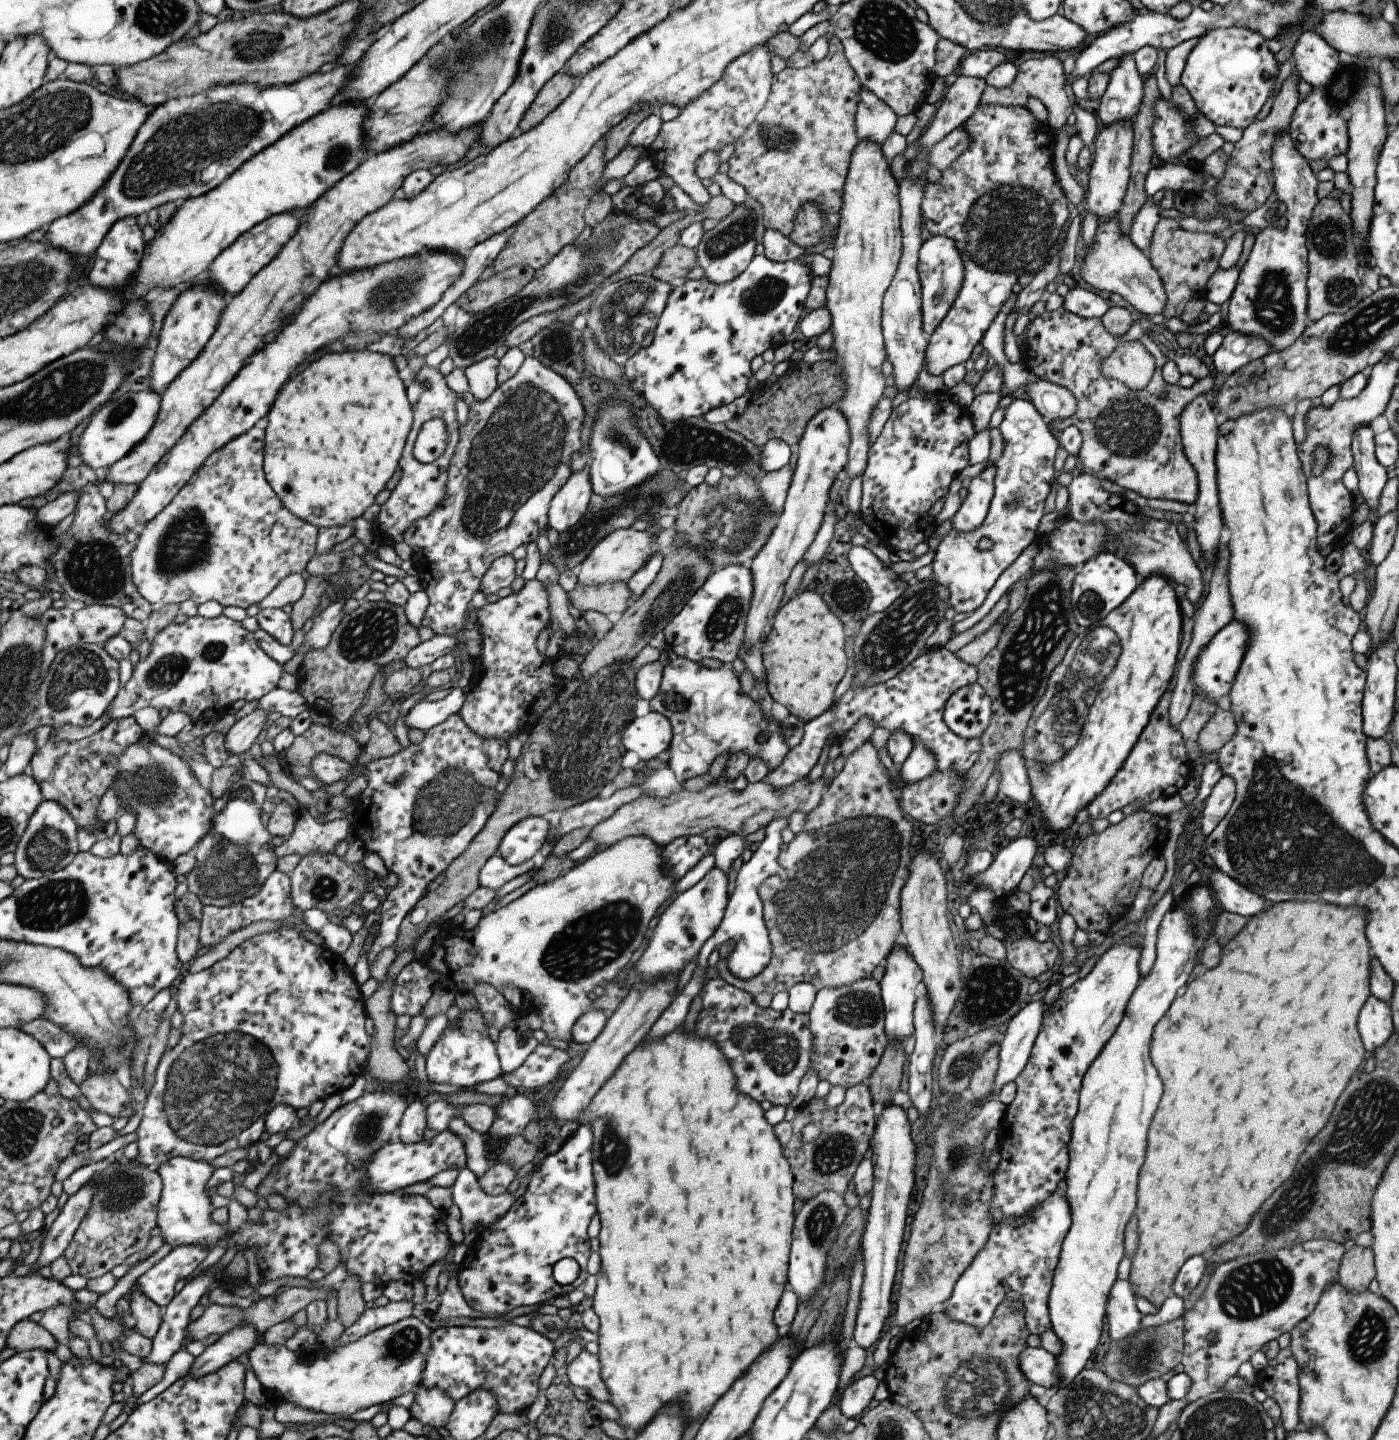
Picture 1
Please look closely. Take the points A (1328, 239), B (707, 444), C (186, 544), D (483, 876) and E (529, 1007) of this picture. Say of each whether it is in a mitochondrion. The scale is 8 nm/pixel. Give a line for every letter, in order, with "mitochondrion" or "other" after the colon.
A: mitochondrion
B: mitochondrion
C: mitochondrion
D: other
E: other

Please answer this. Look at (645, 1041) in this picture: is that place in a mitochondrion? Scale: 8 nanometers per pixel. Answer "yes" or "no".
no

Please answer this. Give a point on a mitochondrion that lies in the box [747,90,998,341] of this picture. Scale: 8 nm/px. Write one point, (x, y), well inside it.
(773, 136)

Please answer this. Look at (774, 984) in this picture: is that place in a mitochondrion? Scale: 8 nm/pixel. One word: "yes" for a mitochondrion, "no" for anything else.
no

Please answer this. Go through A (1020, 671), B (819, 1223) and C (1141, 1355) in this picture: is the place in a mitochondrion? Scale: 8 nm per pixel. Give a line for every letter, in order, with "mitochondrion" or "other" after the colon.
A: mitochondrion
B: mitochondrion
C: mitochondrion

